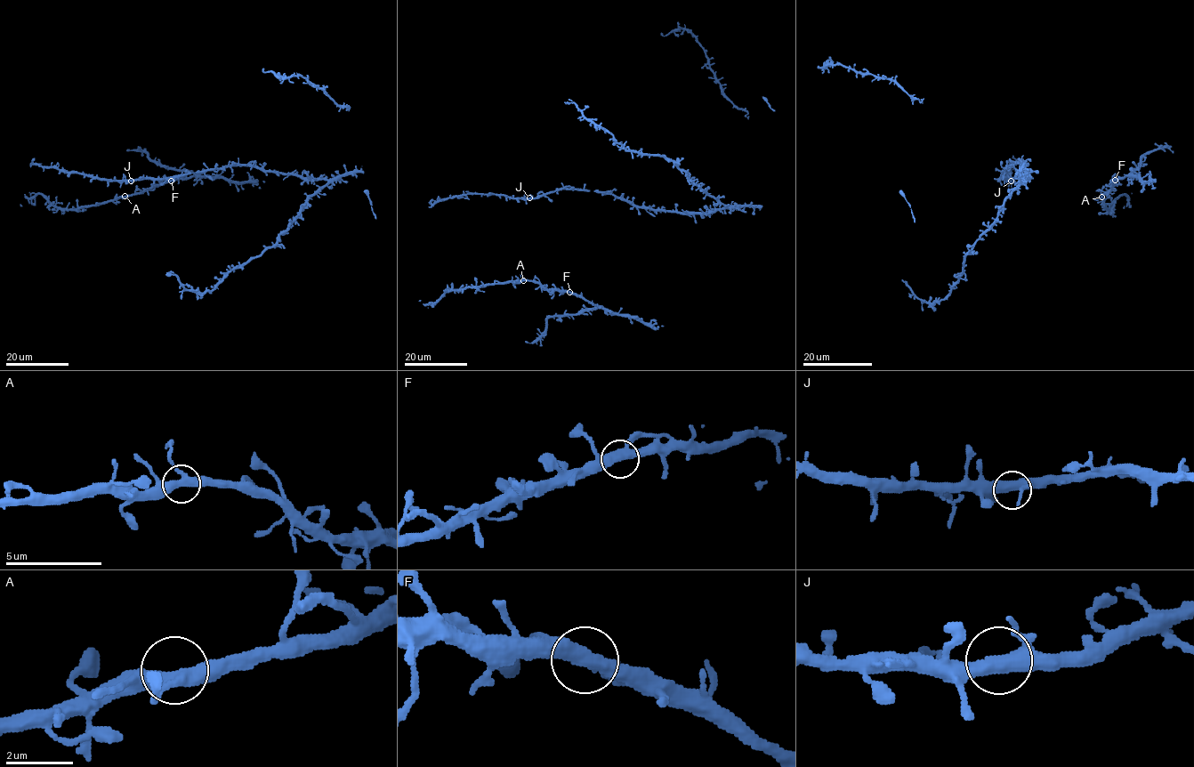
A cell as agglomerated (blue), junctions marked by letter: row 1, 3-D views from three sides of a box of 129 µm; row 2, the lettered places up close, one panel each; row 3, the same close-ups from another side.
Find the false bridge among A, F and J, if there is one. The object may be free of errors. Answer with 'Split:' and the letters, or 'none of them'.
Split: none of them

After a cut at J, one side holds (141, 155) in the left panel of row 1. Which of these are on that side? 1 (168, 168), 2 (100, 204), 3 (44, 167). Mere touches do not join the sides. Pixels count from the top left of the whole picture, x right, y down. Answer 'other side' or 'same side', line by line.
1: same side
2: same side
3: other side

